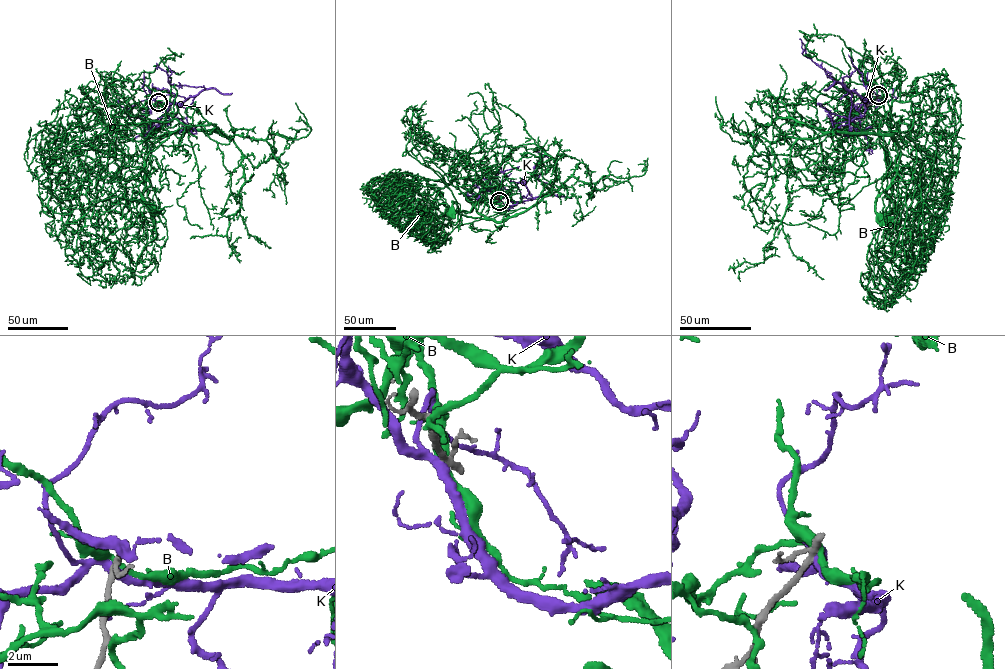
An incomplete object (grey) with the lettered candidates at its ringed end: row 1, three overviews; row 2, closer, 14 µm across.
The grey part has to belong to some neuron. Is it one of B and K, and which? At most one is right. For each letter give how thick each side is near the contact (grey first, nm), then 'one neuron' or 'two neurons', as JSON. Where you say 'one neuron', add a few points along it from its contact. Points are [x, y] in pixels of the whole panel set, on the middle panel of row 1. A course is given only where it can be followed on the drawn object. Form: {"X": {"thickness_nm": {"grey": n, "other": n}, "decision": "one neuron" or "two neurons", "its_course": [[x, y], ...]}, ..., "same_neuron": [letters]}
{"B": {"thickness_nm": {"grey": 240, "other": 320}, "decision": "two neurons"}, "K": {"thickness_nm": {"grey": 240, "other": 320}, "decision": "two neurons"}, "same_neuron": []}

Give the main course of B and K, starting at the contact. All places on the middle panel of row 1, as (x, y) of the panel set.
B: (499, 201), (497, 197), (472, 203), (469, 211), (457, 213), (453, 202), (451, 213)
K: (499, 201), (505, 207), (550, 194), (551, 186), (539, 181), (534, 171), (541, 156), (540, 147)

